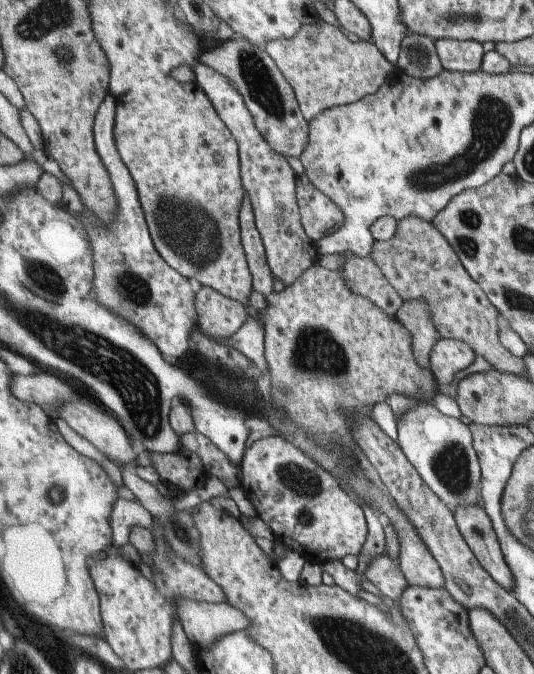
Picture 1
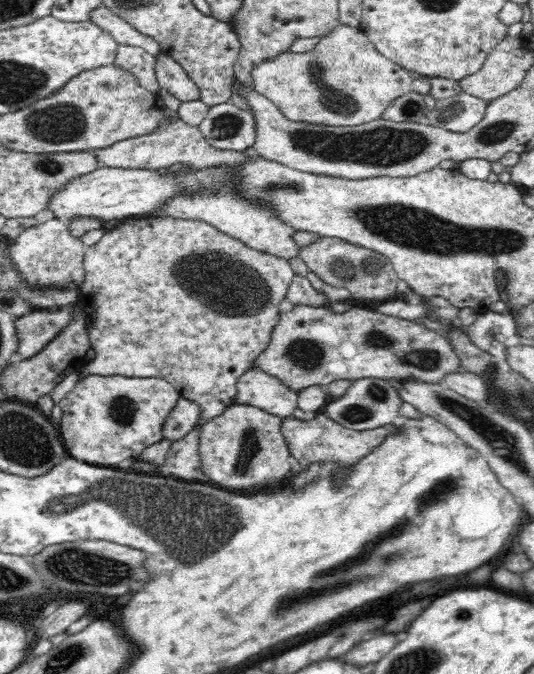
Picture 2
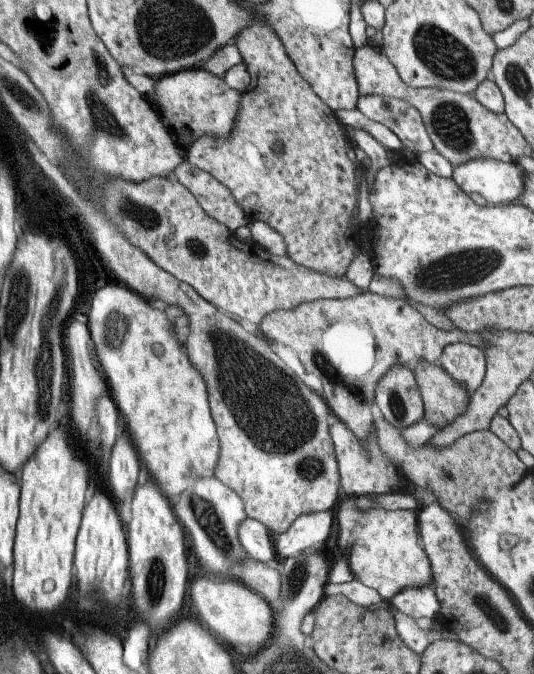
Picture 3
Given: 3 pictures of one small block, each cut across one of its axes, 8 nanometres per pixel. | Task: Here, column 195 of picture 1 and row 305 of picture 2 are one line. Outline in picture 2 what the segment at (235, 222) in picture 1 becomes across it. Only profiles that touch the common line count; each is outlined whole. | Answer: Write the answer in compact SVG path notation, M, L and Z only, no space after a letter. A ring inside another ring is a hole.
M128 217L122 221L122 226L106 231L106 234L92 247L86 248L84 254L84 267L86 267L86 282L82 286L82 292L77 294L77 300L81 303L84 311L84 321L87 325L90 346L92 346L93 358L87 360L80 372L87 375L122 375L137 379L160 377L166 379L173 388L181 394L181 398L193 401L200 408L200 418L196 421L193 429L176 442L173 442L171 452L166 459L166 472L172 478L182 481L196 482L204 476L204 463L200 460L200 432L204 424L221 416L227 408L237 404L238 380L251 368L251 362L266 348L272 329L277 325L280 318L280 302L286 298L288 288L292 280L297 276L290 266L289 260L266 254L248 248L239 240L222 234L212 225L201 220L178 220L177 218L149 218Z

